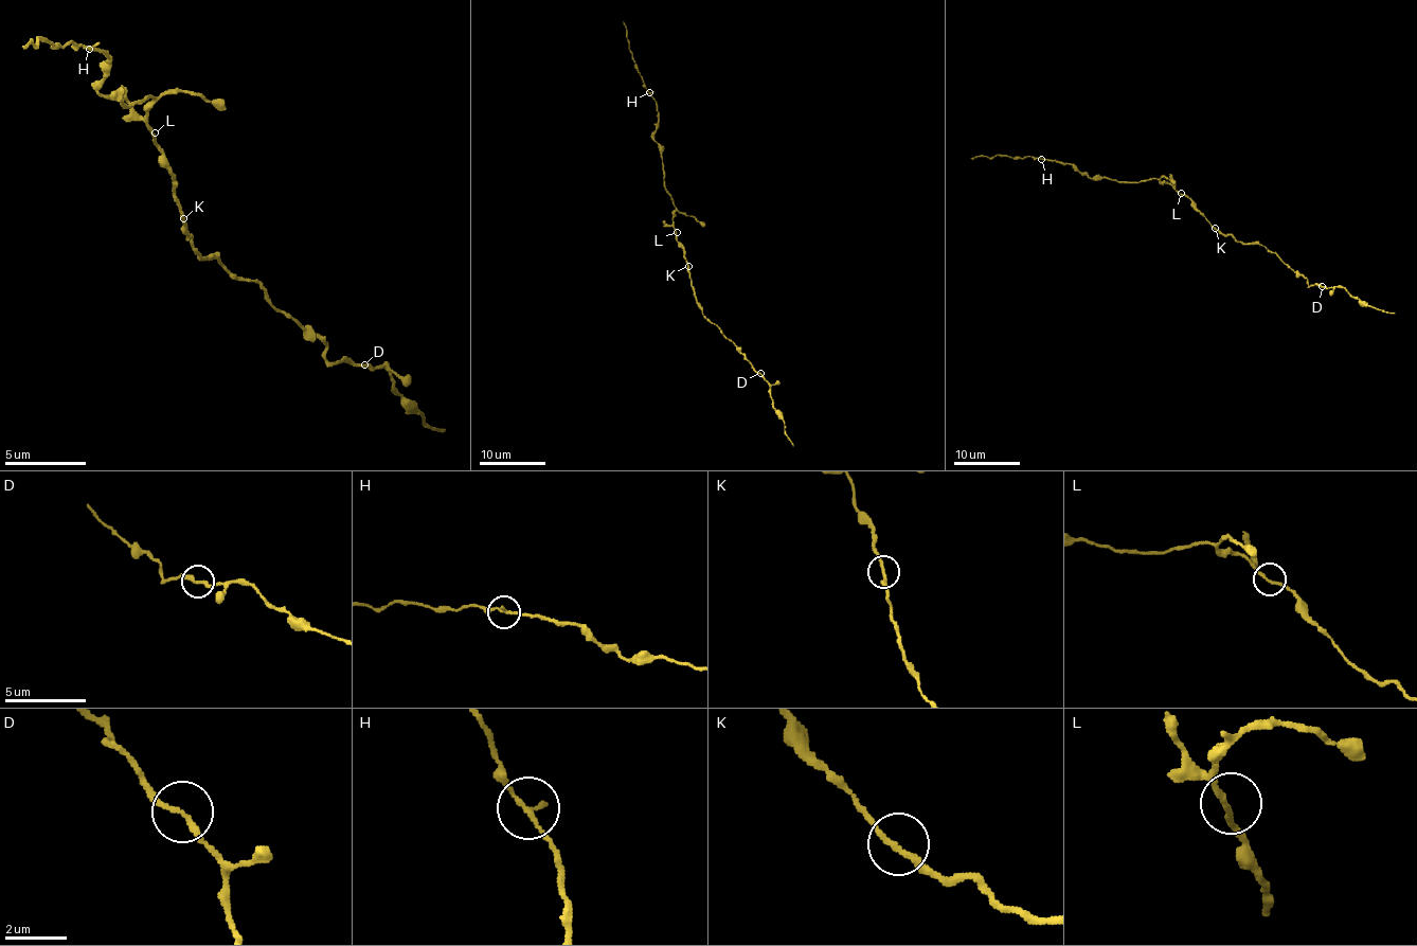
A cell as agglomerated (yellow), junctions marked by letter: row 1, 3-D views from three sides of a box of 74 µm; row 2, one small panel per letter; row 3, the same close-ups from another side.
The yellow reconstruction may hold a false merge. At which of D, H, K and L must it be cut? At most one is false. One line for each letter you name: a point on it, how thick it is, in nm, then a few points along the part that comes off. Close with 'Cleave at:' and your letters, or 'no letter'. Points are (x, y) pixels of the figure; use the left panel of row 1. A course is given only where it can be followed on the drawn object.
Cleave at: no letter

